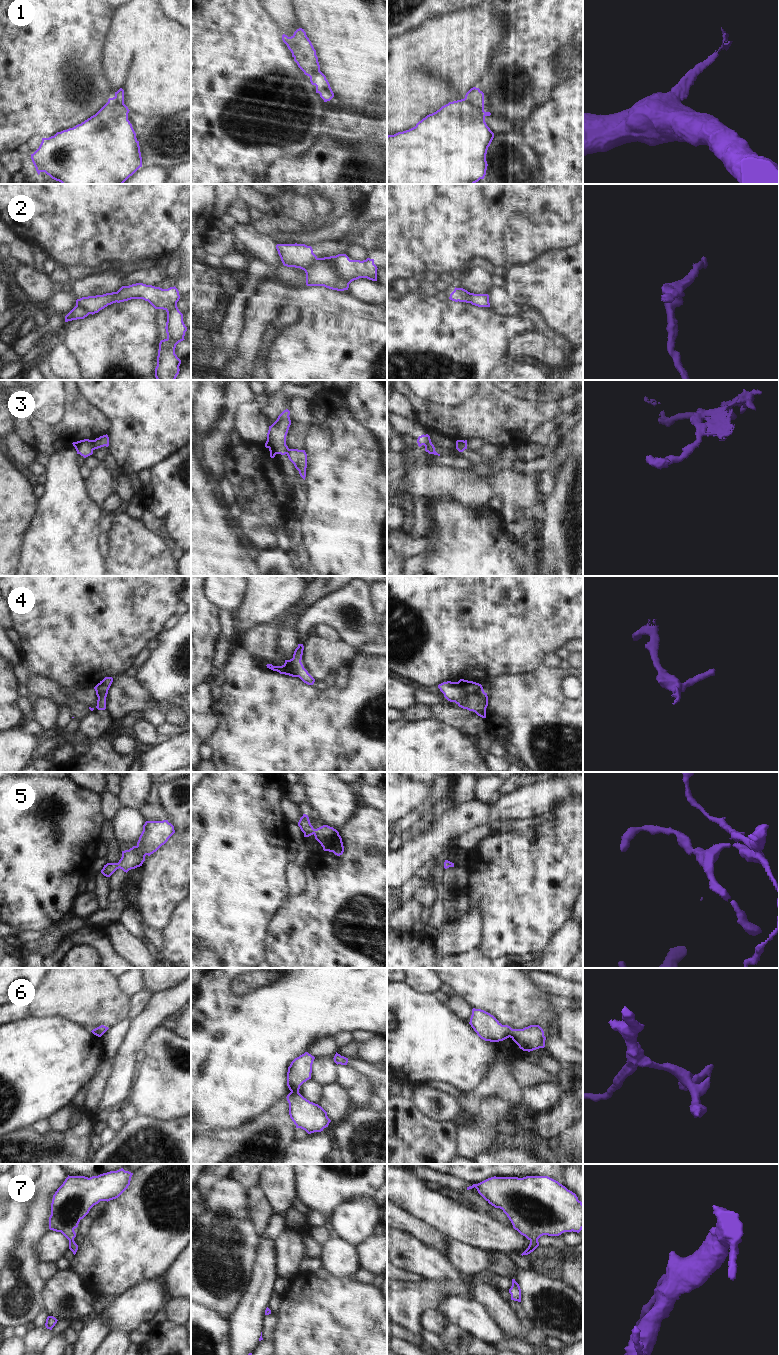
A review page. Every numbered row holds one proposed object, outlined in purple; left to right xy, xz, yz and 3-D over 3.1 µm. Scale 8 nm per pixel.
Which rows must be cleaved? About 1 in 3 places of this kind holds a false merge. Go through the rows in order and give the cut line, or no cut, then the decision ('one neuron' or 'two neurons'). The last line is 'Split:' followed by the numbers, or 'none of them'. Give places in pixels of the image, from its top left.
1: cut in yz along (464, 98), (485, 115); two neurons
2: cut in xz along (317, 258), (304, 270); two neurons
3: cut in xy along (93, 440), (92, 449); two neurons
4: no cut; one neuron
5: no cut; one neuron
6: no cut; one neuron
7: no cut; one neuron
Split: 1, 2, 3

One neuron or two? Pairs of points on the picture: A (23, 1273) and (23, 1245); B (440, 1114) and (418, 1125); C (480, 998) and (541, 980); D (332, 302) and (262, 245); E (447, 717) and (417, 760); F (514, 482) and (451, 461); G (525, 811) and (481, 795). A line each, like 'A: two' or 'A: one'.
A: one
B: two
C: two
D: two
E: two
F: two
G: two

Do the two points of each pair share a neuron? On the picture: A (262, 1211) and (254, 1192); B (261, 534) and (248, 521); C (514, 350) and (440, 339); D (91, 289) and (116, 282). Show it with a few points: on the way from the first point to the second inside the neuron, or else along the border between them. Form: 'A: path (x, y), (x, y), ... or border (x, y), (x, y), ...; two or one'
A: path (259, 1206), (256, 1197); one
B: path (258, 531), (251, 524); one
C: border (523, 331), (511, 339), (506, 354); two
D: path (97, 285), (110, 282); one

